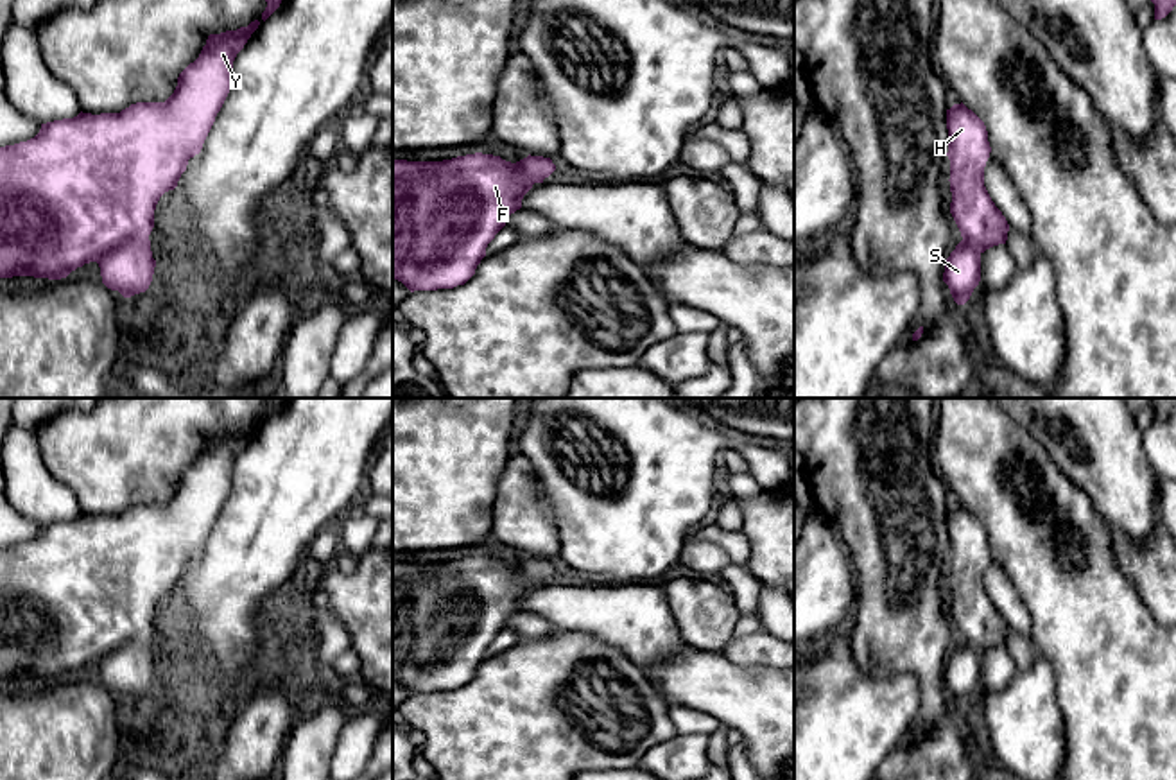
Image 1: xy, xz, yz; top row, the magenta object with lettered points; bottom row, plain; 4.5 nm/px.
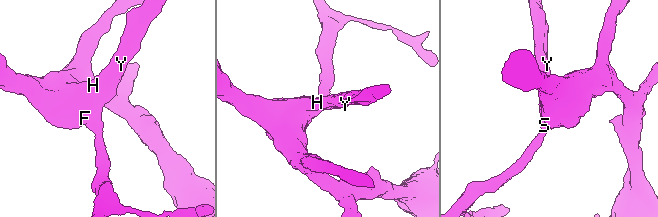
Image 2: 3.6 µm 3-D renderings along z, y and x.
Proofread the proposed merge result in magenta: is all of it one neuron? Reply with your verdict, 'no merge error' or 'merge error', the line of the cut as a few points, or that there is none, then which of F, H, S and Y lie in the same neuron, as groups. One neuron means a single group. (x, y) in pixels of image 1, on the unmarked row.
no merge error; cut none; groups F H S Y

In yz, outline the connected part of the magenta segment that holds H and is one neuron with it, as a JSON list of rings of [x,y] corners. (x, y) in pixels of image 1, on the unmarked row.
[[[963,504],[947,511],[950,561],[950,615],[963,642],[945,663],[943,683],[964,706],[981,683],[981,656],[1006,646],[1009,626],[984,588],[991,549],[984,524]]]

